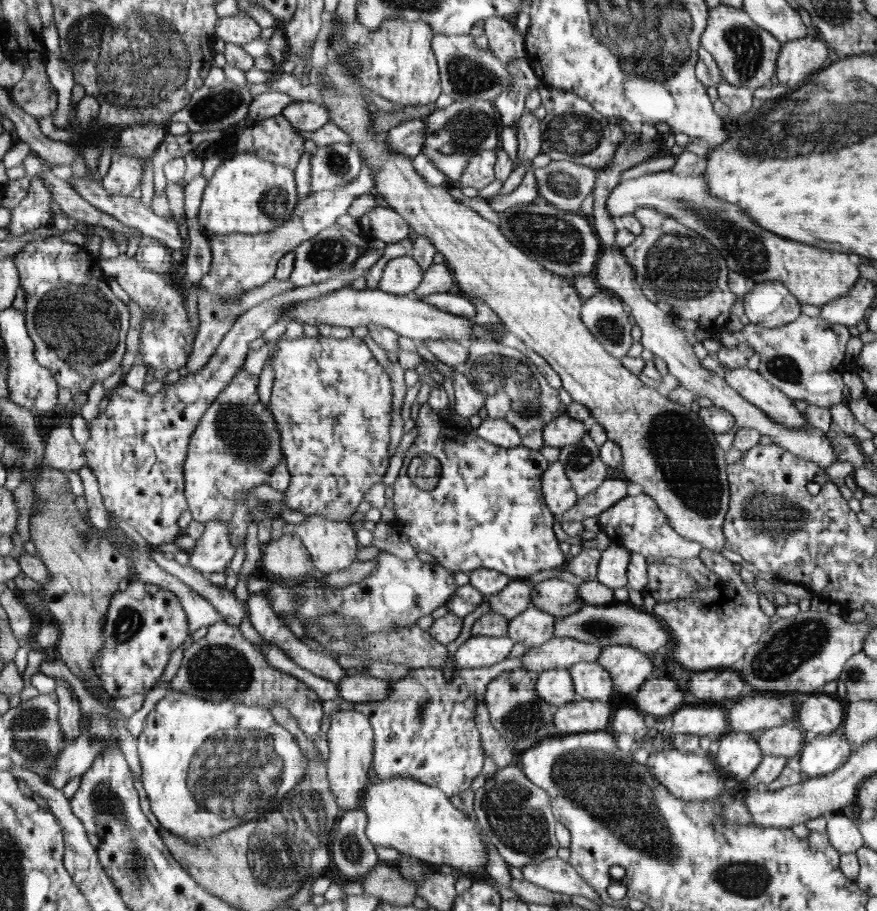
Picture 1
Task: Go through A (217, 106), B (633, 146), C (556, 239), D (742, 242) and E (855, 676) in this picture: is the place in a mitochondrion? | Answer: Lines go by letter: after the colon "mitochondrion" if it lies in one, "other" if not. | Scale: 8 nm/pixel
A: mitochondrion
B: mitochondrion
C: mitochondrion
D: mitochondrion
E: mitochondrion

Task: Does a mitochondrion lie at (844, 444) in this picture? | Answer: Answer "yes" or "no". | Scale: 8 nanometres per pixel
no

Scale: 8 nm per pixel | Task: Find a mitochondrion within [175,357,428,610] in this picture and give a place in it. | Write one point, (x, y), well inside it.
(240, 430)

